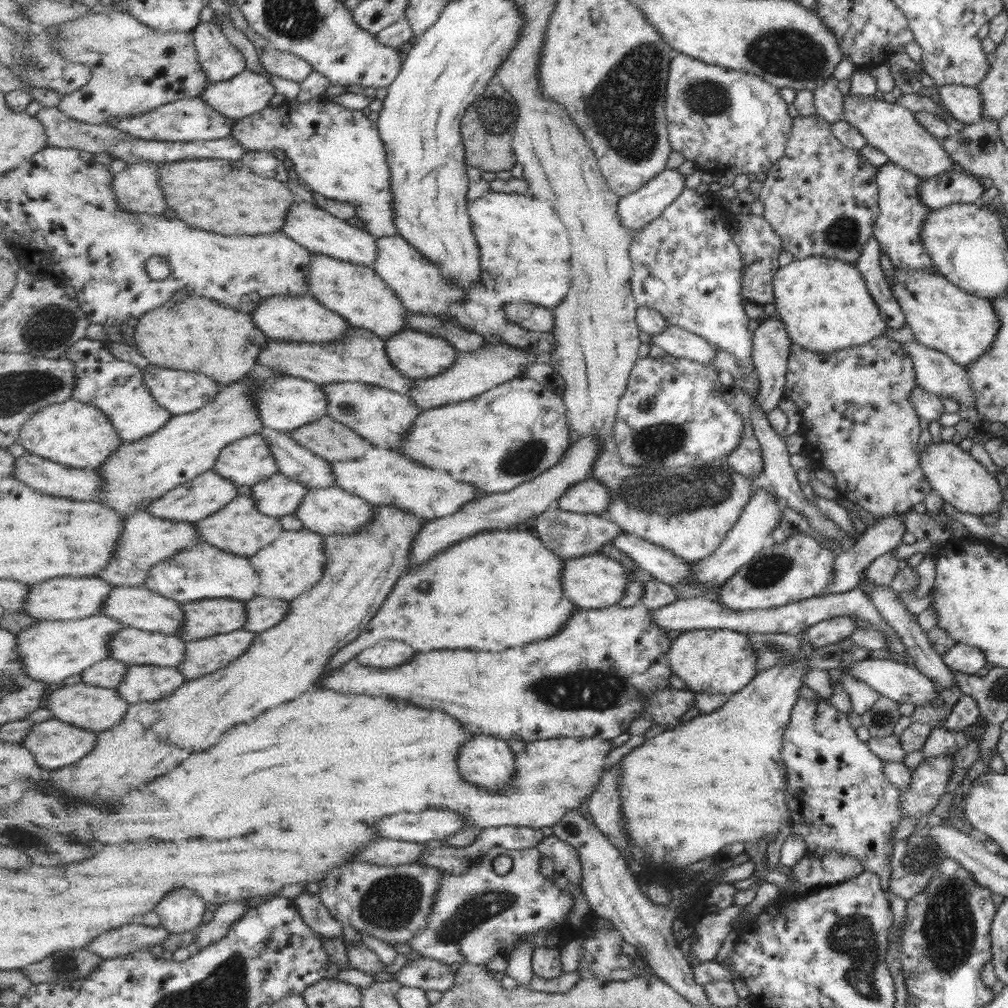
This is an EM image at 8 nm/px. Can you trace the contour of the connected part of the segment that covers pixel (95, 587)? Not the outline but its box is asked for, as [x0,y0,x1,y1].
[23,576,114,621]

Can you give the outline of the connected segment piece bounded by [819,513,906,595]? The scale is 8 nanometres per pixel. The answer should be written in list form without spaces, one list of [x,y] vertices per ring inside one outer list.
[[[903,513],[897,515],[889,515],[876,520],[872,524],[866,526],[863,533],[858,535],[856,544],[851,548],[847,548],[847,550],[839,551],[836,554],[836,558],[834,559],[833,564],[833,582],[829,584],[829,586],[825,586],[824,592],[821,592],[819,595],[825,595],[825,593],[844,593],[847,592],[853,587],[858,586],[859,576],[865,571],[866,567],[875,559],[881,557],[883,554],[890,552],[893,548],[897,547],[900,544],[900,540],[903,534],[906,532],[904,528],[904,522],[902,522],[902,517],[904,516]]]

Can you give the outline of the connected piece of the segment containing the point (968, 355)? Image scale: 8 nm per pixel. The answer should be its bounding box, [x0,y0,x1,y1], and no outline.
[889,266,999,367]

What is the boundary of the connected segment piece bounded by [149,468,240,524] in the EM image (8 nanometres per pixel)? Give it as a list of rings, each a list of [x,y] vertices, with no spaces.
[[[215,468],[200,474],[193,481],[185,485],[177,486],[168,494],[165,494],[159,500],[155,500],[152,506],[149,506],[149,514],[153,514],[164,520],[173,520],[174,522],[199,523],[213,514],[219,513],[225,506],[229,505],[234,499],[239,497],[239,486],[219,474]]]

